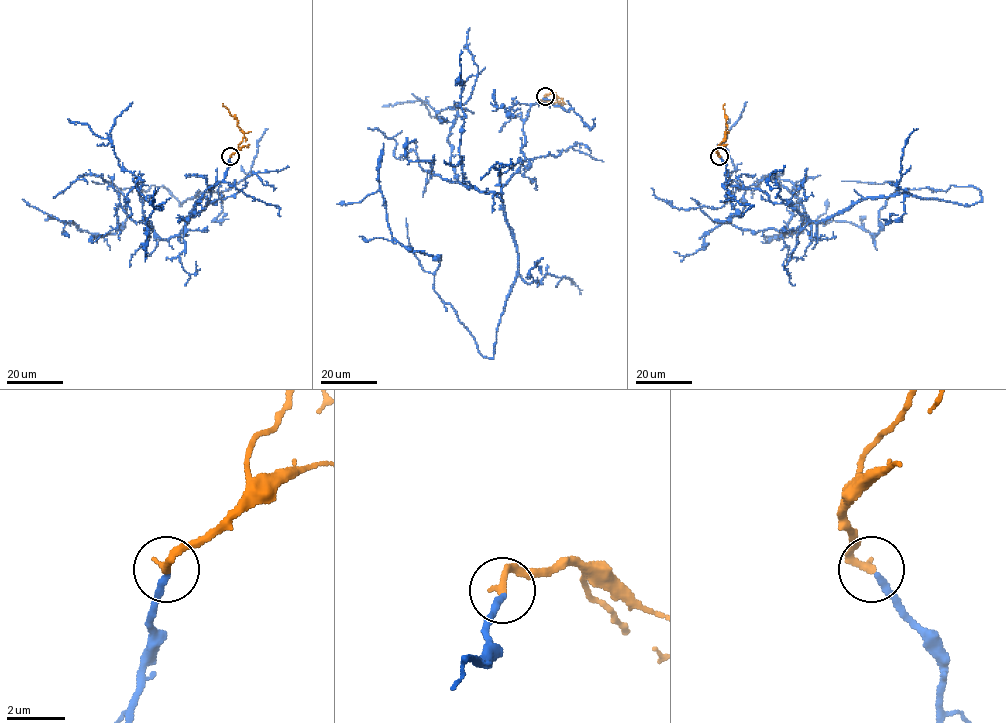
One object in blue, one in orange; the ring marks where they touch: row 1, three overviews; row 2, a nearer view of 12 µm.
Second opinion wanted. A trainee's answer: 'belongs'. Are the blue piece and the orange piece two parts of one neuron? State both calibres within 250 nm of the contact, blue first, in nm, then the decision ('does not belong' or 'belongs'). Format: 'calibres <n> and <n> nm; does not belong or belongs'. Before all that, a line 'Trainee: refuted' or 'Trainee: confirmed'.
Trainee: confirmed
calibres 240 and 280 nm; belongs

